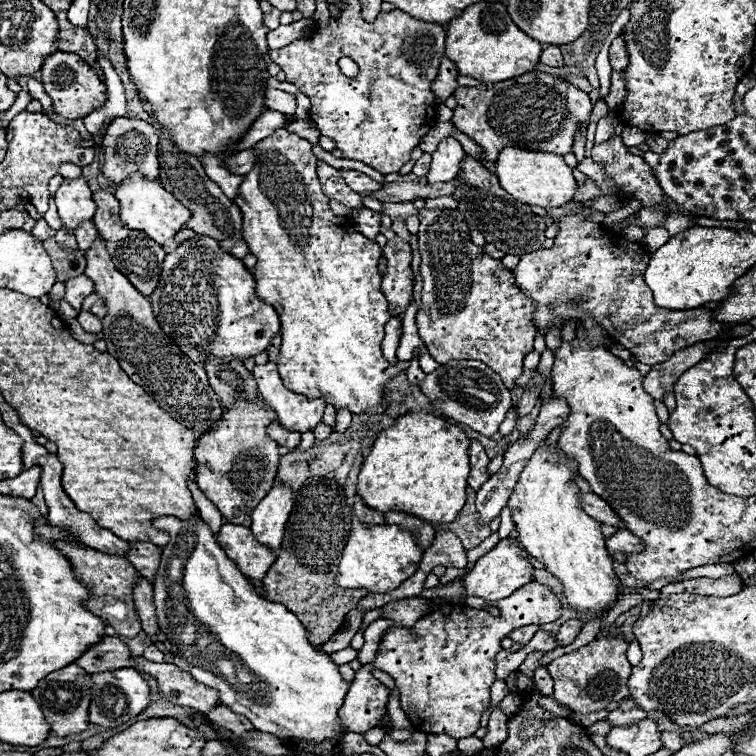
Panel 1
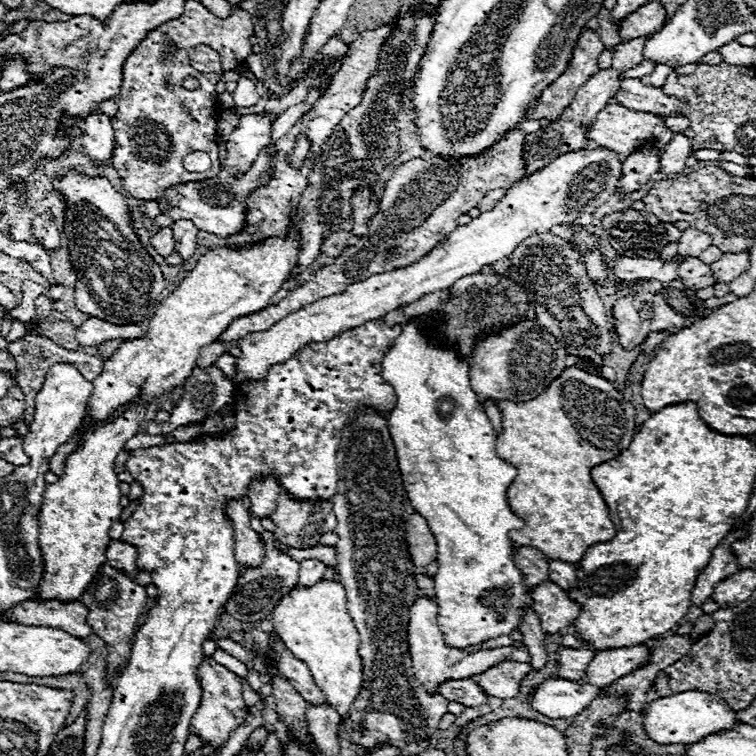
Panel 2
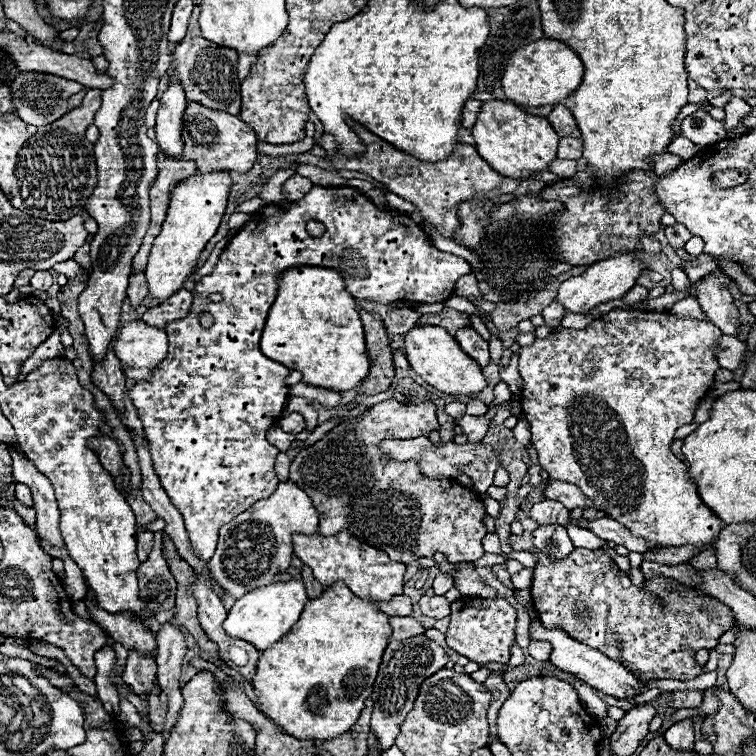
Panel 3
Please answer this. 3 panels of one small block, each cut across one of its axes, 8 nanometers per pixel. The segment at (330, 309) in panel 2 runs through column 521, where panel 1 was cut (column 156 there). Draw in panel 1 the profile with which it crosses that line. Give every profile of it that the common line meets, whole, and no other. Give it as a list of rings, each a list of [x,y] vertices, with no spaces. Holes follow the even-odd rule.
[[[140,174],[130,176],[130,180],[118,184],[114,196],[120,202],[120,218],[130,230],[140,230],[148,234],[154,242],[160,246],[166,244],[166,240],[174,238],[182,228],[186,228],[186,222],[192,218],[190,210],[182,206],[170,192],[162,188],[162,184],[156,182],[146,182]]]

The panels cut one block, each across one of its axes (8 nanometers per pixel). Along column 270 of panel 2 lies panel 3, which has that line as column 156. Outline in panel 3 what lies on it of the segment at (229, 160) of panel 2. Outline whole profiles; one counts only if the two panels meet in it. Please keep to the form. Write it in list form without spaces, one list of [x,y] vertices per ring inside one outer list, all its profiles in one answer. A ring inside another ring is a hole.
[[[170,74],[170,84],[160,96],[160,110],[156,116],[156,144],[170,156],[182,156],[182,114],[186,108],[184,90],[174,74]]]

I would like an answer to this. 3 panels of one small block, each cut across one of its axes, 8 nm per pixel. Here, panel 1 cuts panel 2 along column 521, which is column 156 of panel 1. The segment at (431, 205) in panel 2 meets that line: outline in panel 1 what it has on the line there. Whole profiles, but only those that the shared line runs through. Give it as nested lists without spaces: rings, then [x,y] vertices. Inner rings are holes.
[[[114,118],[112,124],[106,130],[104,142],[104,168],[102,174],[114,184],[122,184],[126,178],[130,178],[134,172],[140,172],[146,180],[158,178],[158,130],[150,126],[144,120],[134,118]]]

